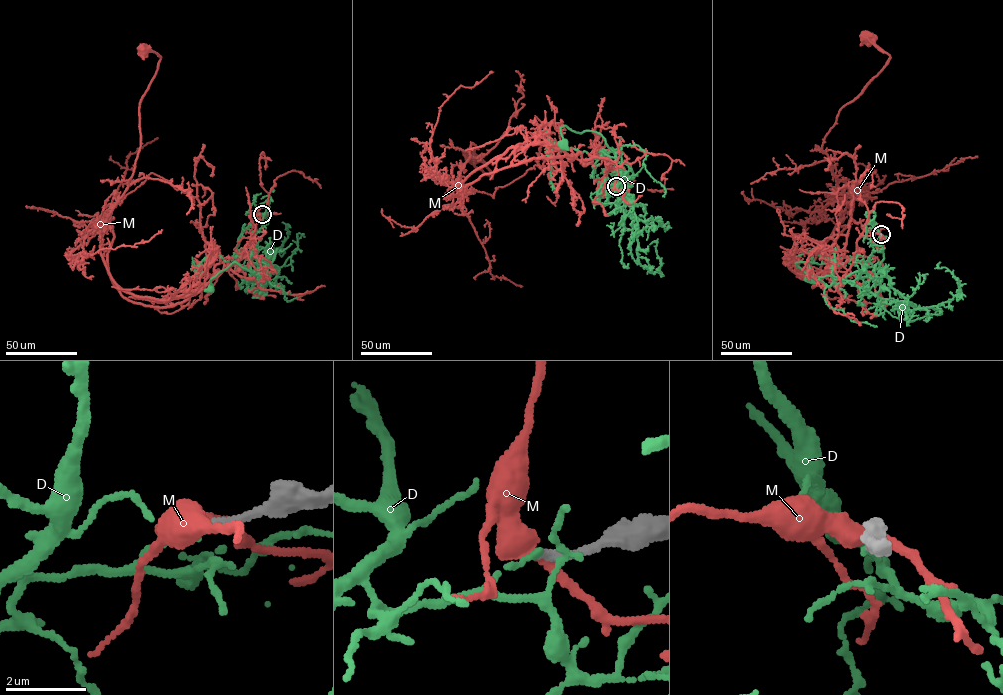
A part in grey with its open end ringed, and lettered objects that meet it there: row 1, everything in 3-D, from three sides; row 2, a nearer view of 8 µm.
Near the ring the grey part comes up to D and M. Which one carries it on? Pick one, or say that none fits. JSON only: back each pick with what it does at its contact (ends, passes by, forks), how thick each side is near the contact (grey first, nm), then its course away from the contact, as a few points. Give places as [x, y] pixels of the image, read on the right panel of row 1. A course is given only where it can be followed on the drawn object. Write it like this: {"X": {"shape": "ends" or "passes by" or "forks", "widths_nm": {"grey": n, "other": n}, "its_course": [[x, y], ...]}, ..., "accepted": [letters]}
{"accepted": []}

